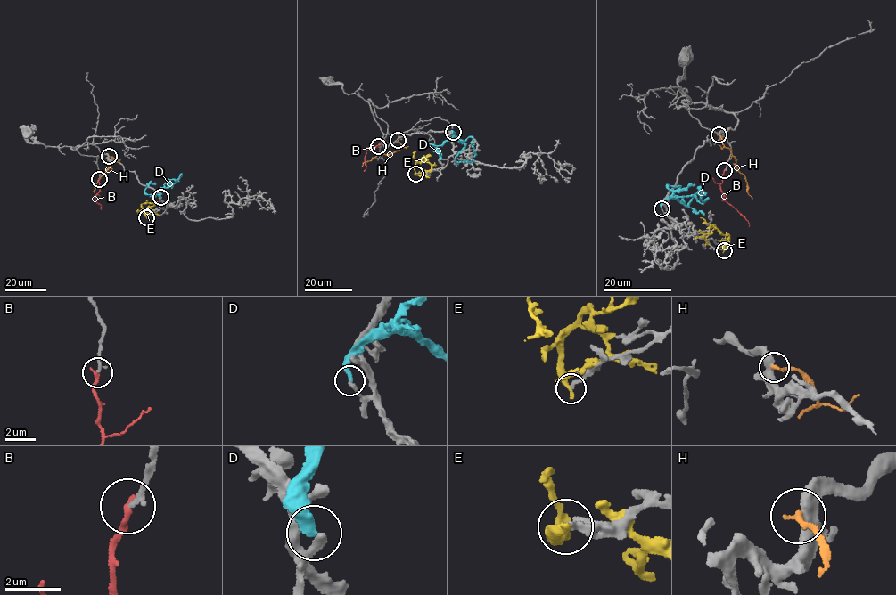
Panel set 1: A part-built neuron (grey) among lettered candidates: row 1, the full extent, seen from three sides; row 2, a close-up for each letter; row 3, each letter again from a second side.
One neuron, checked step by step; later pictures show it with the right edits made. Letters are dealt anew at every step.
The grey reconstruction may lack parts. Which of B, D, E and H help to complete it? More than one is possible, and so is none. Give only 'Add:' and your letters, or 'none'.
Add: B

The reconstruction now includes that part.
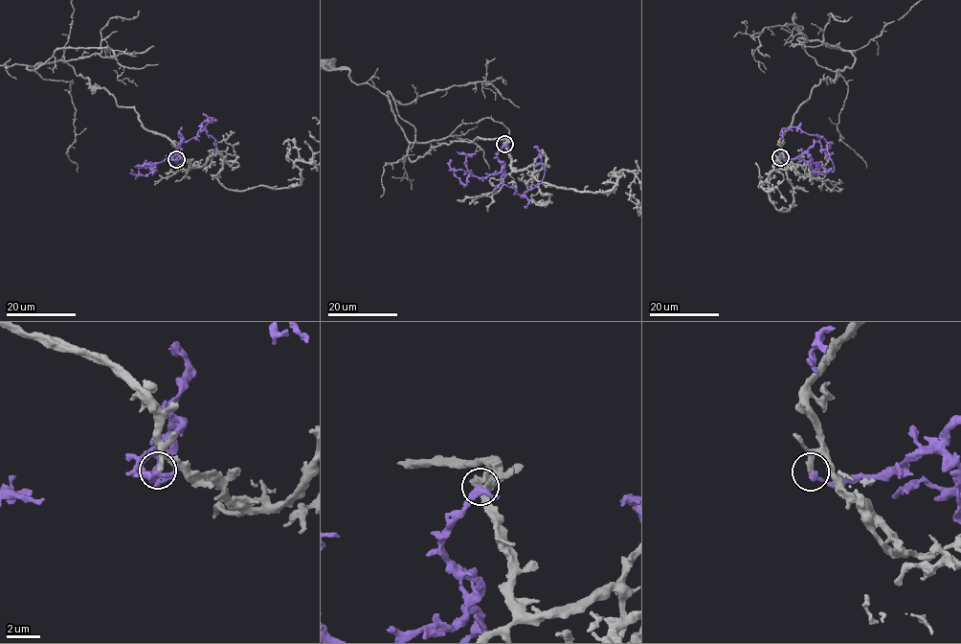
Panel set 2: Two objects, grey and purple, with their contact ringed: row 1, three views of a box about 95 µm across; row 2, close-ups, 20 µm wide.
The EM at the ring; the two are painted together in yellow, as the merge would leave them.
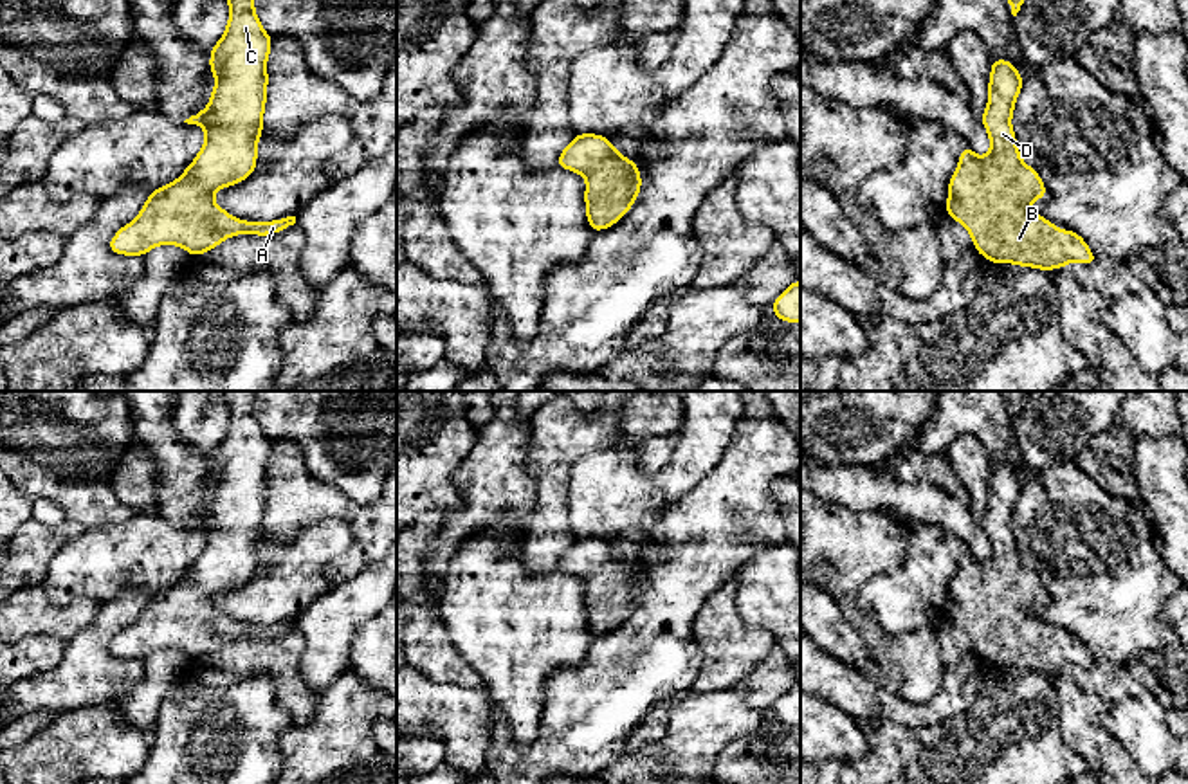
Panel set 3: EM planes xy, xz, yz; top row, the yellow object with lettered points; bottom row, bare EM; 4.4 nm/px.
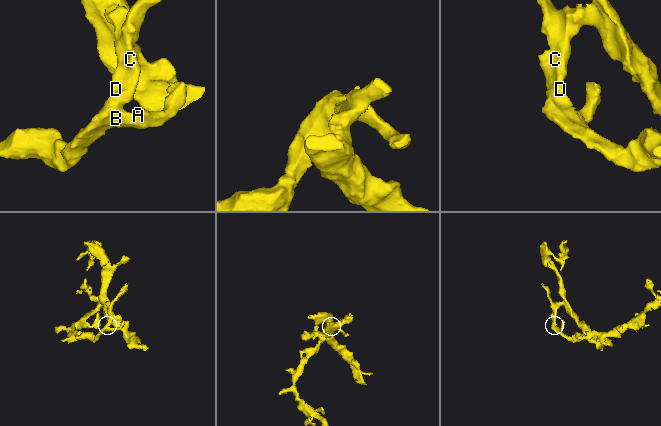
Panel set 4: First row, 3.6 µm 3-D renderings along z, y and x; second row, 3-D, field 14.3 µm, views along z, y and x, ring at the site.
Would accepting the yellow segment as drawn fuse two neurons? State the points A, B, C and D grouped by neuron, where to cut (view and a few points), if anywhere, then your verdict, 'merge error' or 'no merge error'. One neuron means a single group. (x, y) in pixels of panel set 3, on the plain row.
A B C D | no cut | no merge error

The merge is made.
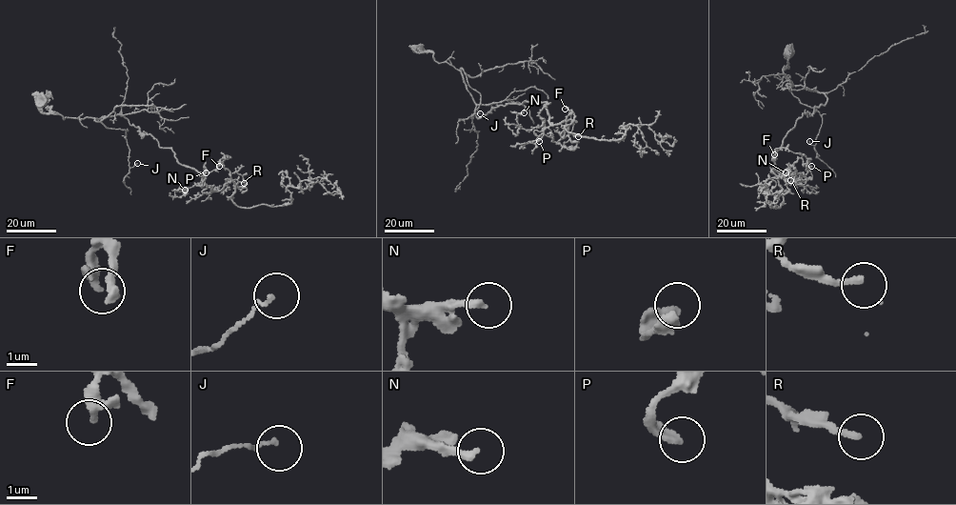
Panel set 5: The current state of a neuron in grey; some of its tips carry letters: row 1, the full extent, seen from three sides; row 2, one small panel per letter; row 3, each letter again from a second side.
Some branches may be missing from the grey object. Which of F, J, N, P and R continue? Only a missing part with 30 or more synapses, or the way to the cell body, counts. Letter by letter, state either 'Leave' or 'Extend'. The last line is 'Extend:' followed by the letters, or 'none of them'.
F: Leave
J: Leave
N: Leave
P: Leave
R: Extend
Extend: R

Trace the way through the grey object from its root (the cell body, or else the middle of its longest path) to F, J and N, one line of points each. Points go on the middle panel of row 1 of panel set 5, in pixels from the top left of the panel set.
F: (417, 49), (458, 70), (478, 119), (508, 103), (545, 102), (542, 132), (557, 142), (572, 129), (565, 109)
J: (417, 49), (461, 68), (480, 97), (468, 117), (480, 113)
N: (417, 49), (458, 70), (477, 118), (508, 103), (547, 103), (540, 126), (522, 128), (516, 116), (524, 112)

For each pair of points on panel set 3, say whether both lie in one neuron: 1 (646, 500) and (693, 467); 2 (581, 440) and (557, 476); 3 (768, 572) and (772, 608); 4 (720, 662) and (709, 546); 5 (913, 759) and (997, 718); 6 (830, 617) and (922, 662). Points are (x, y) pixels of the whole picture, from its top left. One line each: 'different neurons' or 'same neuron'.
1: same neuron
2: same neuron
3: same neuron
4: different neurons
5: same neuron
6: different neurons

